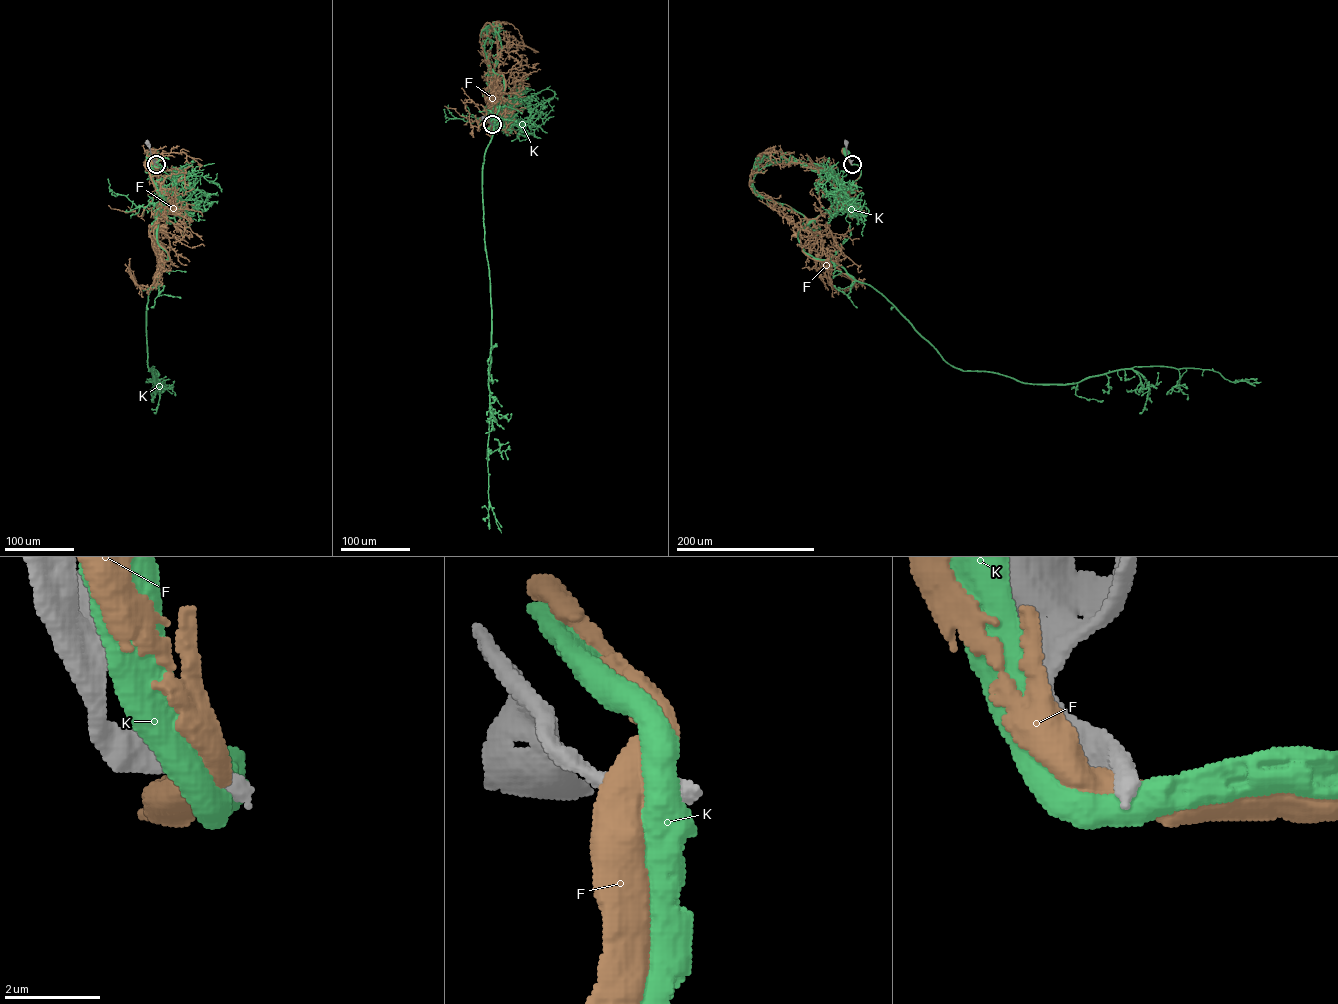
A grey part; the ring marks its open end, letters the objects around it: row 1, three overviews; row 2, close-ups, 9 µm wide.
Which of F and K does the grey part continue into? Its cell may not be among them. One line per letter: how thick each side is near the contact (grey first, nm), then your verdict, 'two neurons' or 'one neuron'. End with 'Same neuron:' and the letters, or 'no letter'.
F: 420/600 nm | two neurons
K: 500/600 nm | two neurons
Same neuron: no letter

